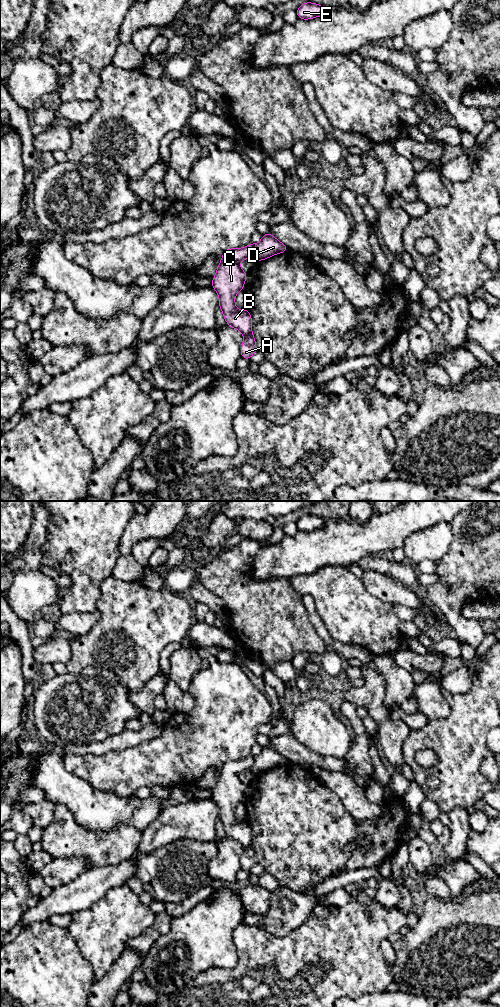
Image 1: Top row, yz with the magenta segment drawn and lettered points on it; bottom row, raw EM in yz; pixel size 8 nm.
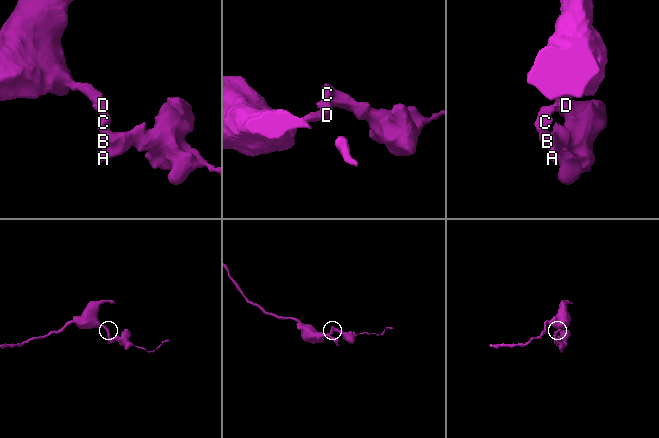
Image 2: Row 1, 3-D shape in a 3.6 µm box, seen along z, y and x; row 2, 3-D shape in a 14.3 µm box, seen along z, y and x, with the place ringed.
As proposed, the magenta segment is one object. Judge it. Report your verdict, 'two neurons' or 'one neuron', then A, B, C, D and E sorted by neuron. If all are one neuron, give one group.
two neurons; groups A B C / D E

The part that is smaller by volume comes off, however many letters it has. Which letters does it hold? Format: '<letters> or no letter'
A, B, C

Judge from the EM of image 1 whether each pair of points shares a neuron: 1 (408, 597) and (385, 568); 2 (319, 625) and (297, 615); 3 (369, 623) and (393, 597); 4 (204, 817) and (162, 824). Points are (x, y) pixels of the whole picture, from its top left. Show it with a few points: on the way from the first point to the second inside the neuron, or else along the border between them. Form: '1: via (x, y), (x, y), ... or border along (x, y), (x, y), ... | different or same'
1: border along (364, 570), (375, 570), (388, 575) | different
2: border along (302, 600), (316, 633), (324, 642) | different
3: border along (367, 591), (391, 604) | different
4: via (194, 819), (172, 824) | same

